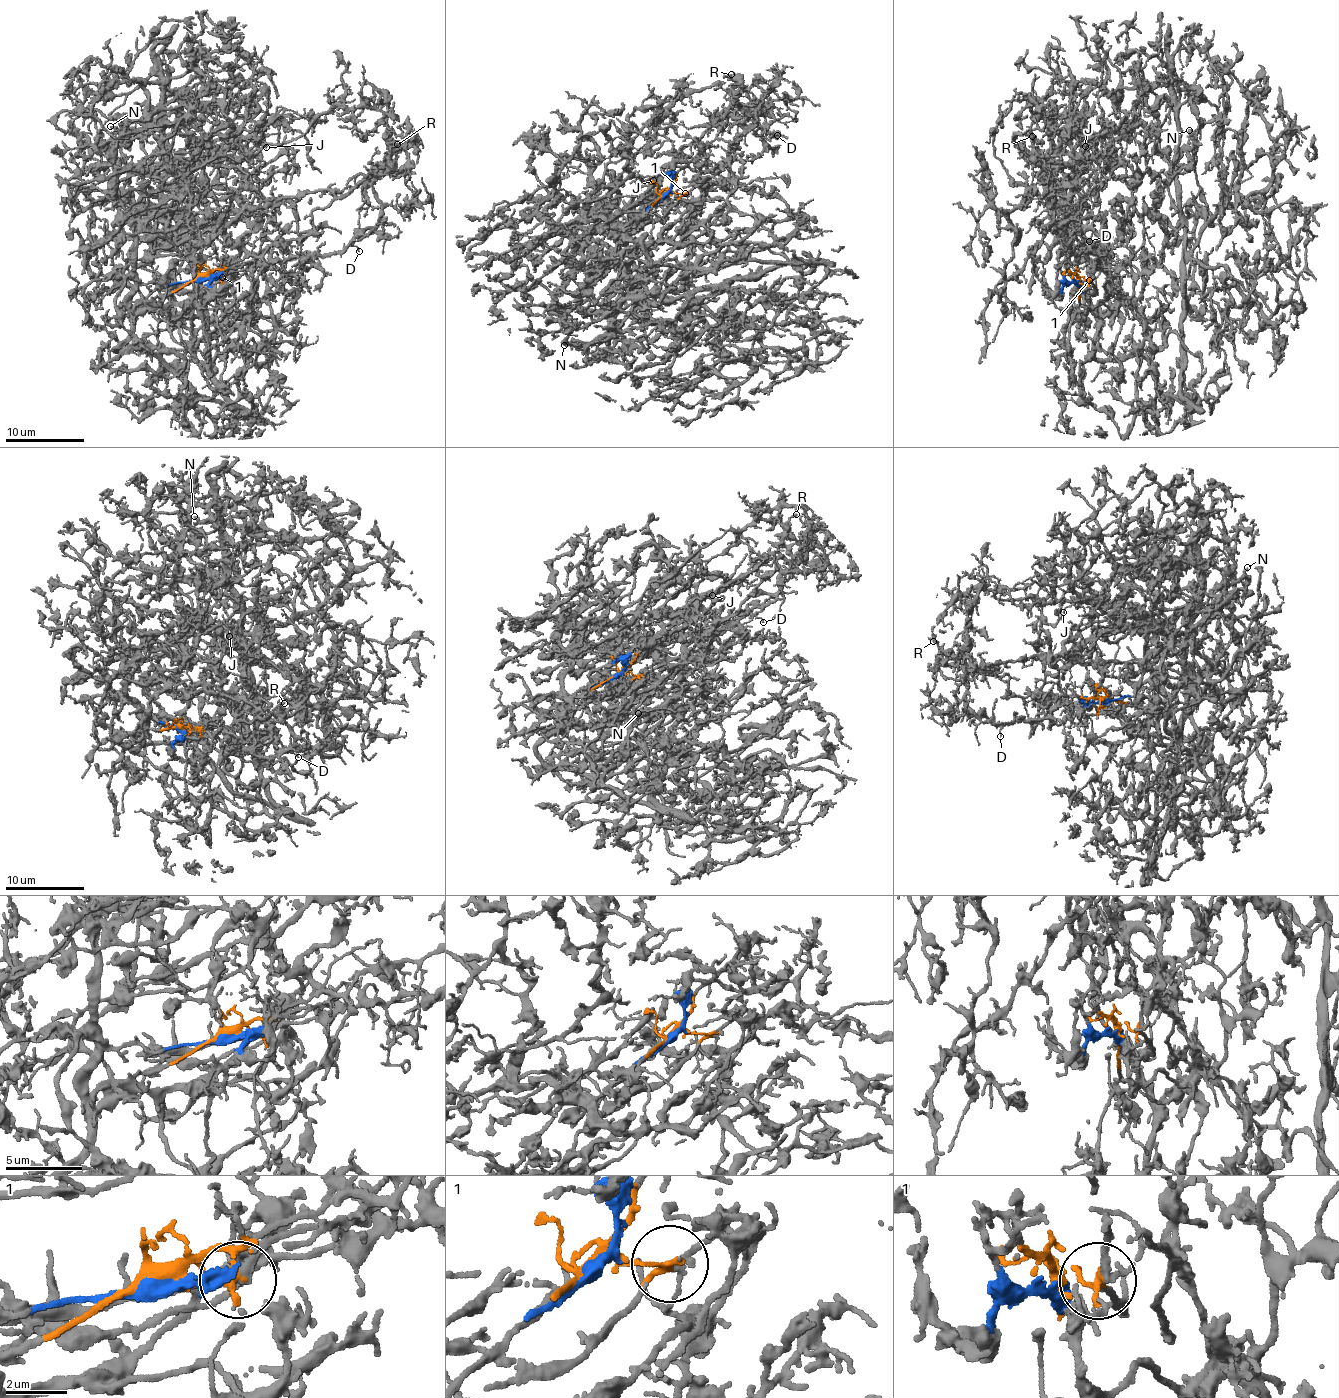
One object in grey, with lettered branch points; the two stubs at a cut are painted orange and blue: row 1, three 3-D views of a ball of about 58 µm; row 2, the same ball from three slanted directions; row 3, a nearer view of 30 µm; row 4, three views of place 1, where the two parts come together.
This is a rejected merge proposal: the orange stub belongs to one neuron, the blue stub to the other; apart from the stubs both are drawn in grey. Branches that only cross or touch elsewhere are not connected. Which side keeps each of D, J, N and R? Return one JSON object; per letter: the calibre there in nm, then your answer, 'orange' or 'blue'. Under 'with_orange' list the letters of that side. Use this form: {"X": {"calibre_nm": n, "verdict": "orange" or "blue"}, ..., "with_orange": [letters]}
{"D": {"calibre_nm": 100, "verdict": "orange"}, "J": {"calibre_nm": 110, "verdict": "orange"}, "N": {"calibre_nm": 180, "verdict": "blue"}, "R": {"calibre_nm": 110, "verdict": "orange"}, "with_orange": ["D", "J", "R"]}

